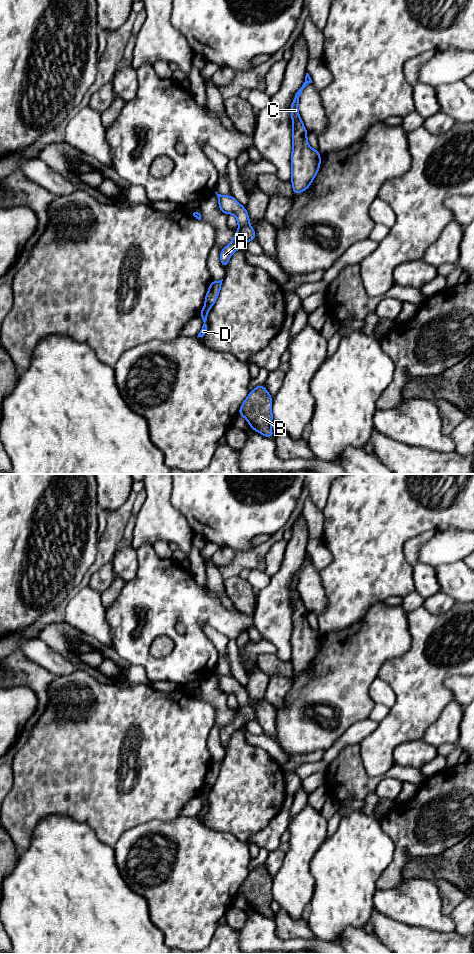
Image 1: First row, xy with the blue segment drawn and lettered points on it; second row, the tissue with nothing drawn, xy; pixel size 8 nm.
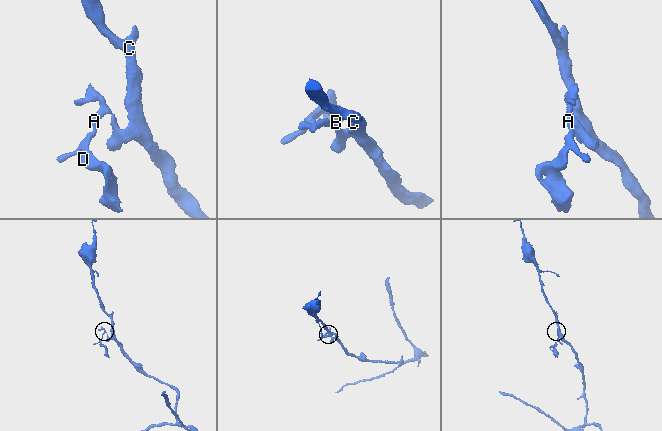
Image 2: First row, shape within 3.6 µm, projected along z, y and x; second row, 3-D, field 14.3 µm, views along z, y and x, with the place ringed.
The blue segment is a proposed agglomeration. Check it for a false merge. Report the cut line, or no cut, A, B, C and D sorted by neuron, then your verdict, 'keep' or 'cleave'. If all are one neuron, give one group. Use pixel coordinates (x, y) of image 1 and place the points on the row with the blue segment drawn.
xy (204, 306), (210, 307) | A C / B D | cleave

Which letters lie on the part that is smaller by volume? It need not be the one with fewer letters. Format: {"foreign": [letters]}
{"foreign": ["B", "D"]}

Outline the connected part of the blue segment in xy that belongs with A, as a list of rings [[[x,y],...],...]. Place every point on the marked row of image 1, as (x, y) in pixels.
[[[215,192],[218,201],[219,209],[227,216],[234,213],[237,219],[239,230],[236,230],[233,240],[220,251],[220,260],[225,268],[230,260],[231,255],[241,250],[245,242],[256,240],[254,229],[250,225],[250,218],[245,207],[243,207],[233,196],[221,195]]]

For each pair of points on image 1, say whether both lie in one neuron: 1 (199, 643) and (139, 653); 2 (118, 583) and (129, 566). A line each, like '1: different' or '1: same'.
1: same
2: different

